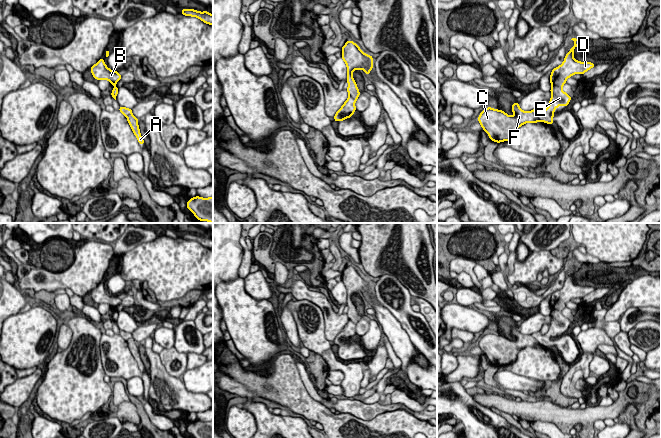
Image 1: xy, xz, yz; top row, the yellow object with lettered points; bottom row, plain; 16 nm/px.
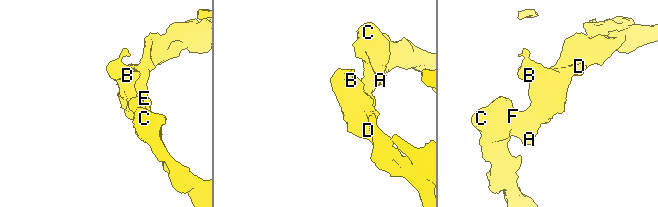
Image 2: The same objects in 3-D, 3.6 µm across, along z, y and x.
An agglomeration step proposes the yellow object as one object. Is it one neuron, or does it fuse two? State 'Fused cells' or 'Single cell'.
Fused cells

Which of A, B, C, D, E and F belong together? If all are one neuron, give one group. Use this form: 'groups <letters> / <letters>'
groups A C F / B D E

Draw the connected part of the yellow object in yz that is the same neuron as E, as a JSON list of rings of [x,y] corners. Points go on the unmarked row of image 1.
[[[572,262],[575,269],[566,278],[563,287],[554,292],[550,299],[551,306],[551,323],[549,330],[546,334],[542,334],[540,331],[533,333],[532,337],[538,341],[538,343],[547,348],[553,348],[553,340],[555,339],[555,333],[560,329],[566,331],[572,323],[567,317],[562,314],[562,310],[566,308],[566,304],[574,298],[584,298],[595,290],[591,286],[580,286],[574,283],[574,273],[579,269],[579,263]]]

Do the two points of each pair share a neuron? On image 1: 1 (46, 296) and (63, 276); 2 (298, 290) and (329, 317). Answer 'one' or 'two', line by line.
1: two
2: one

